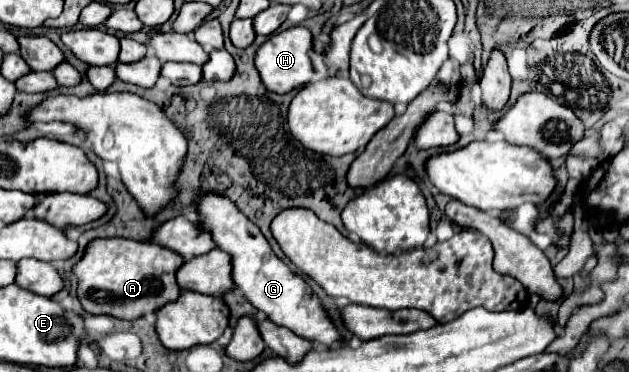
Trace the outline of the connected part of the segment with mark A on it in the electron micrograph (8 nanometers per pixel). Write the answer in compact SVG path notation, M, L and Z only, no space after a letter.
M99 238L89 242L85 256L75 264L73 272L79 278L77 296L83 308L91 314L107 314L121 320L137 320L147 312L155 312L167 302L179 298L177 270L185 258L175 256L153 242L137 242L129 238Z

